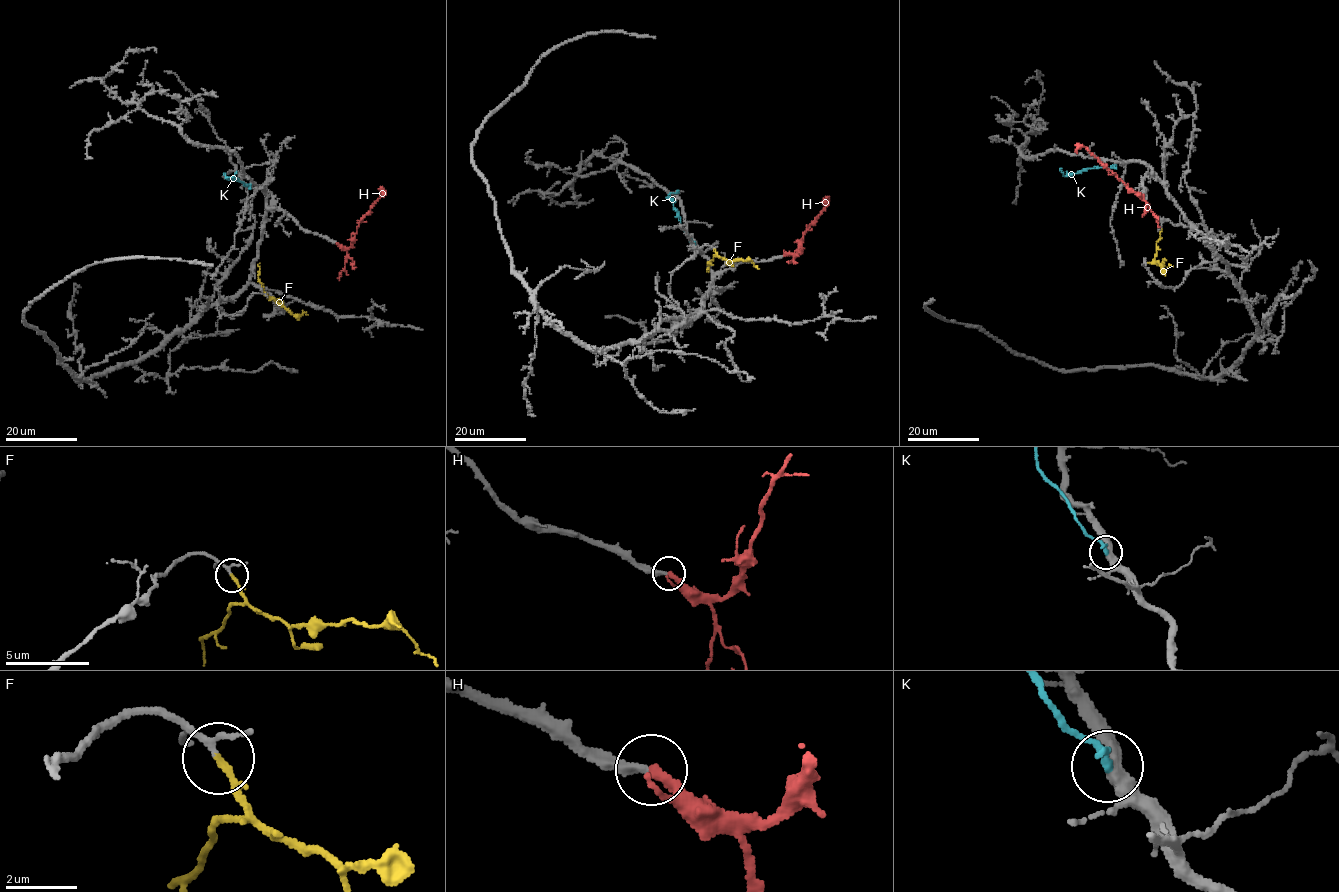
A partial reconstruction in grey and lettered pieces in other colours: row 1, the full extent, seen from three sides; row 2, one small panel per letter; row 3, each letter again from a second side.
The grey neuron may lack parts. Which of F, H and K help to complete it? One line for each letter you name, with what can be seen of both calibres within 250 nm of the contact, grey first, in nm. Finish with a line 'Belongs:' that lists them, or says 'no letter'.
F: 120/200 nm
H: 280/300 nm
Belongs: F, H

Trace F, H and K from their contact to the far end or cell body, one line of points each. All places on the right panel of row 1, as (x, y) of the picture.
F: (1148, 262), (1157, 262), (1164, 271), (1173, 265)
H: (1143, 194), (1142, 196), (1131, 192), (1087, 148), (1074, 149)
K: (1116, 163), (1064, 176), (1061, 168)

